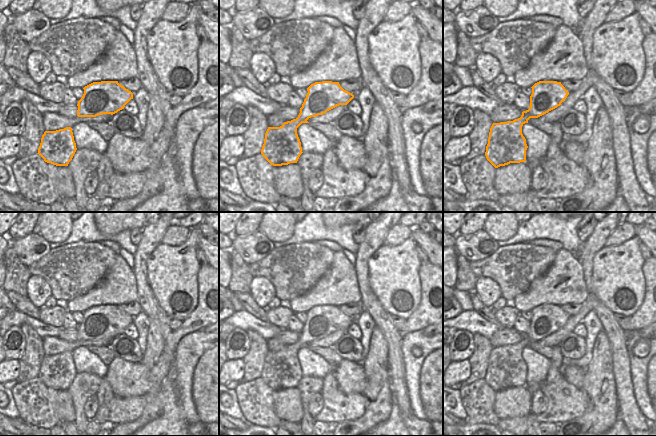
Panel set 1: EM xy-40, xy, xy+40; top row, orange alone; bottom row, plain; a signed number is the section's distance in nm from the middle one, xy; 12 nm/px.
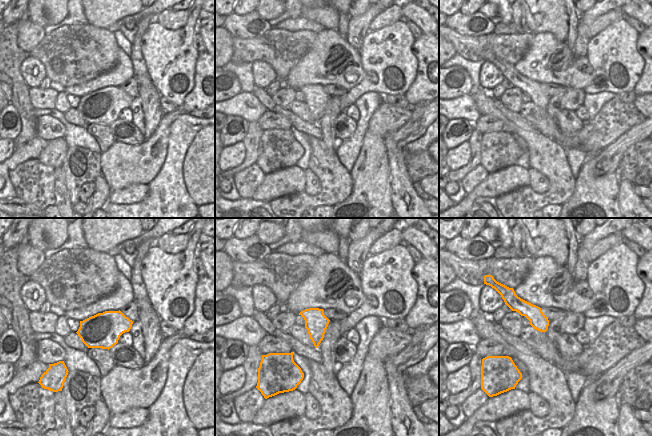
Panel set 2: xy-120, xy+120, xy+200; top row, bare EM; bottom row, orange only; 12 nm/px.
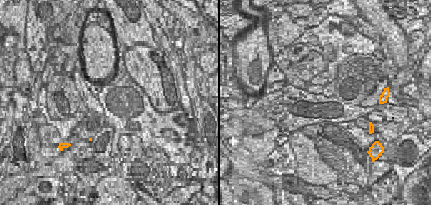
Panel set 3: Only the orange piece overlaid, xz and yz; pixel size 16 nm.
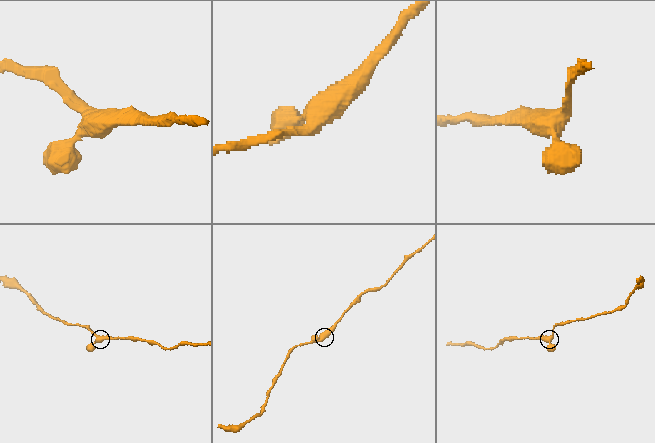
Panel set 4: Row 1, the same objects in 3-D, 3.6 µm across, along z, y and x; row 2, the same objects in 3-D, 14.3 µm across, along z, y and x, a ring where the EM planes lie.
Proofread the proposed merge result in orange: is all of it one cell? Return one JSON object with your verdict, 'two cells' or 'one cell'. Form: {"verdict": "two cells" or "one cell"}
{"verdict": "one cell"}

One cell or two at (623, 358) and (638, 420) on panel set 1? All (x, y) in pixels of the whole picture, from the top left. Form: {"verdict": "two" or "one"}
{"verdict": "one"}

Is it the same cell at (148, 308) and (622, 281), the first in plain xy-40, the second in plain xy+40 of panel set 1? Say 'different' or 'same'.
different

